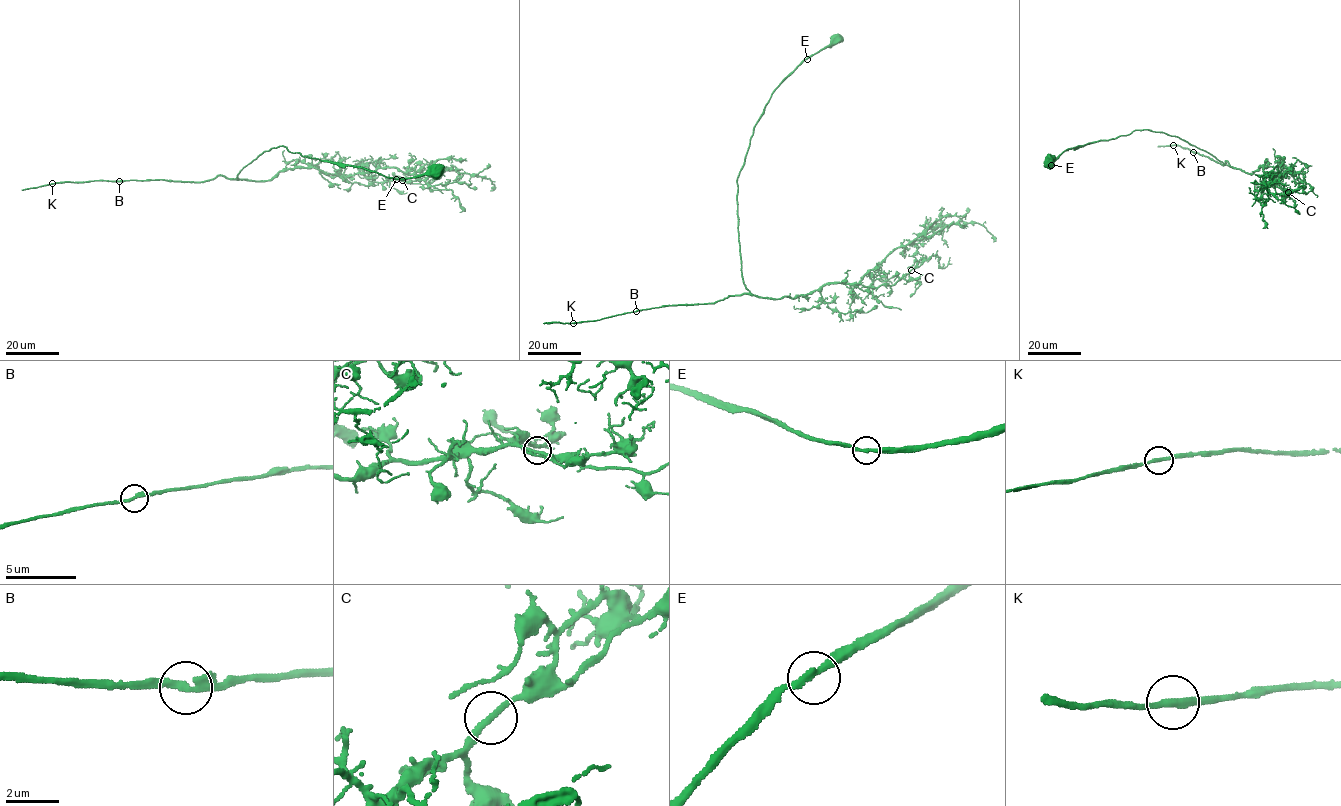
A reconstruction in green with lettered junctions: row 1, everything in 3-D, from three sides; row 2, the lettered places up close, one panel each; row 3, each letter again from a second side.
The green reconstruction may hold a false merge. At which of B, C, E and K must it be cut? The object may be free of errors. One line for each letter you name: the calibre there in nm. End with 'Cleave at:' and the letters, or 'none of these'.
Cleave at: none of these

